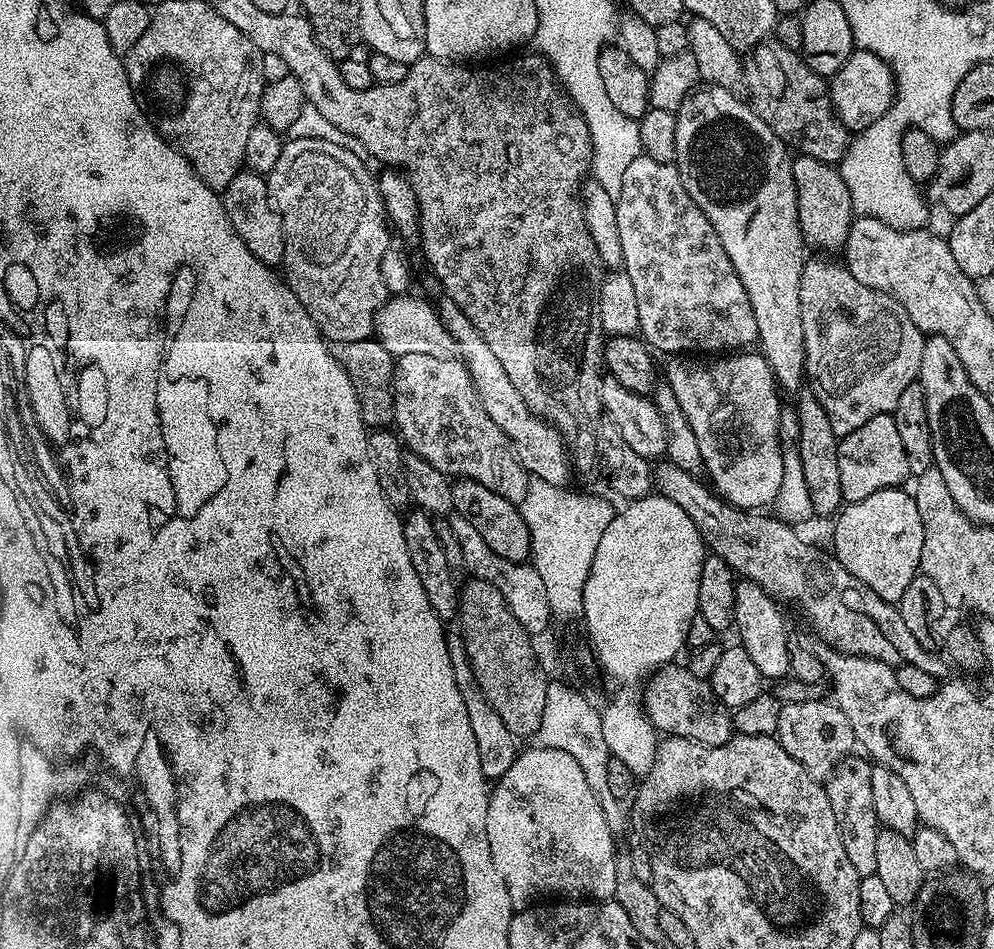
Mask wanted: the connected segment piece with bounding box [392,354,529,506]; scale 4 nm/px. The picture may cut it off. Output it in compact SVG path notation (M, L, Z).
M406 354L395 361L395 366L396 369L392 375L392 397L394 398L394 414L396 415L394 428L401 441L406 445L407 451L418 454L423 460L430 462L430 466L434 466L434 470L442 470L445 476L449 478L473 480L482 486L486 486L486 490L494 490L494 494L502 494L502 498L506 498L510 503L519 506L522 498L526 498L529 475L518 462L516 453L512 451L512 444L506 438L506 434L502 434L502 430L498 430L498 426L494 426L494 421L490 419L490 414L486 414L486 410L482 410L482 402L474 390L474 382L470 378L468 371L464 369L463 363L459 359L446 356L436 358L434 354Z

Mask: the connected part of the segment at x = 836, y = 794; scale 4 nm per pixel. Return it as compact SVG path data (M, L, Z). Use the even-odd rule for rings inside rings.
M853 754L840 761L826 781L830 806L836 809L836 822L840 826L840 837L854 870L860 876L874 876L876 861L874 845L877 832L882 825L876 821L874 798L870 794L870 774L873 765L863 755Z

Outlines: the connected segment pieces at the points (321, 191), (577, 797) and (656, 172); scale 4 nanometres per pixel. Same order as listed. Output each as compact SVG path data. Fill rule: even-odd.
M289 139L274 170L267 173L268 194L284 223L282 276L298 302L310 314L320 335L329 342L358 342L373 335L376 314L390 294L382 282L382 254L390 246L390 223L379 194L377 177L368 173L365 161L325 140Z
M532 746L532 748L526 749L525 752L523 749L517 755L514 766L510 766L510 770L506 770L506 774L502 774L502 778L495 781L494 787L491 789L488 797L486 838L490 842L490 858L494 858L494 870L498 870L502 882L506 882L506 890L510 894L513 905L531 906L543 901L545 898L567 898L572 902L611 900L616 895L616 891L614 890L614 862L616 861L618 851L618 845L615 844L617 841L614 839L609 826L606 826L606 818L603 817L598 799L594 798L594 793L590 790L589 783L586 782L582 766L563 750Z
M641 155L630 162L626 175L622 178L622 186L616 196L616 213L618 214L618 242L622 242L622 270L629 276L634 286L635 297L638 300L639 335L649 349L657 353L667 354L728 354L733 350L744 350L757 343L759 332L758 322L754 322L754 310L750 310L750 298L746 298L746 288L742 286L742 278L738 278L738 270L726 258L726 250L722 250L722 242L718 242L718 234L714 234L714 226L710 226L710 218L698 210L694 198L686 194L686 186L682 186L682 174L675 163L654 162L654 158Z

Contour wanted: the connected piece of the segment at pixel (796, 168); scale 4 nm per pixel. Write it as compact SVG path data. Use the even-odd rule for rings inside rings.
M797 155L792 161L794 190L798 202L798 222L805 245L825 248L825 253L843 249L852 229L854 213L850 202L850 190L842 178L839 167L822 162L818 158Z

